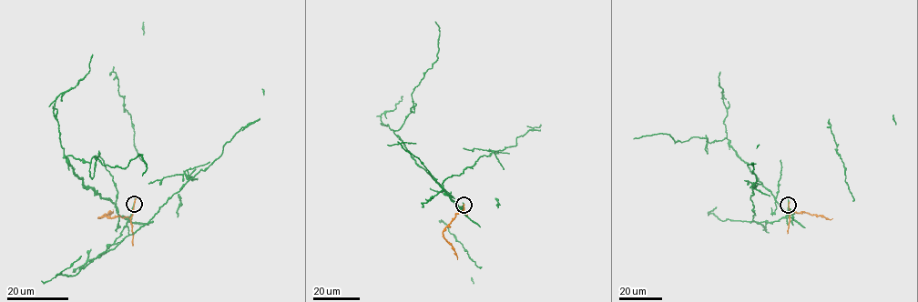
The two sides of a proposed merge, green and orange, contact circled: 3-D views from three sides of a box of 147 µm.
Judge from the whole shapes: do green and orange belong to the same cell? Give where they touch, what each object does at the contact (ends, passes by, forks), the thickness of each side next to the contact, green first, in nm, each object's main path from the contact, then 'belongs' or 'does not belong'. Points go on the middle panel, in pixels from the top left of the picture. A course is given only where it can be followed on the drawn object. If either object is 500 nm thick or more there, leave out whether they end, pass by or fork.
place (464, 205); green passes by; orange passes by; calibres 160 and 180 nm; course green (464, 205), (458, 206), (420, 167), (393, 132), (411, 111), (413, 88), (437, 58), (439, 30), (435, 22); course orange (464, 205), (464, 208), (455, 214), (443, 232), (457, 259); does not belong

